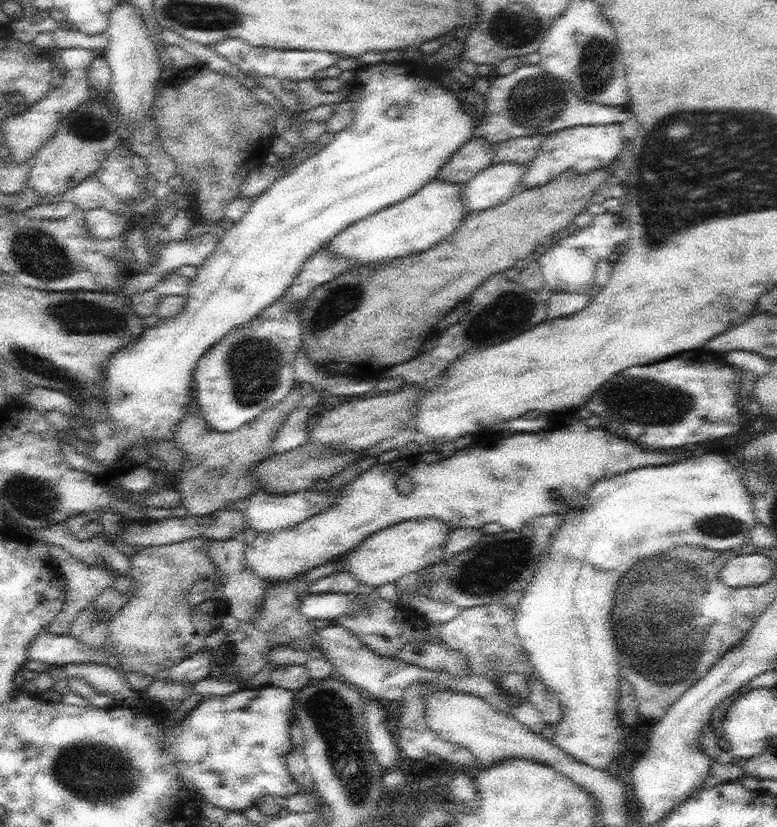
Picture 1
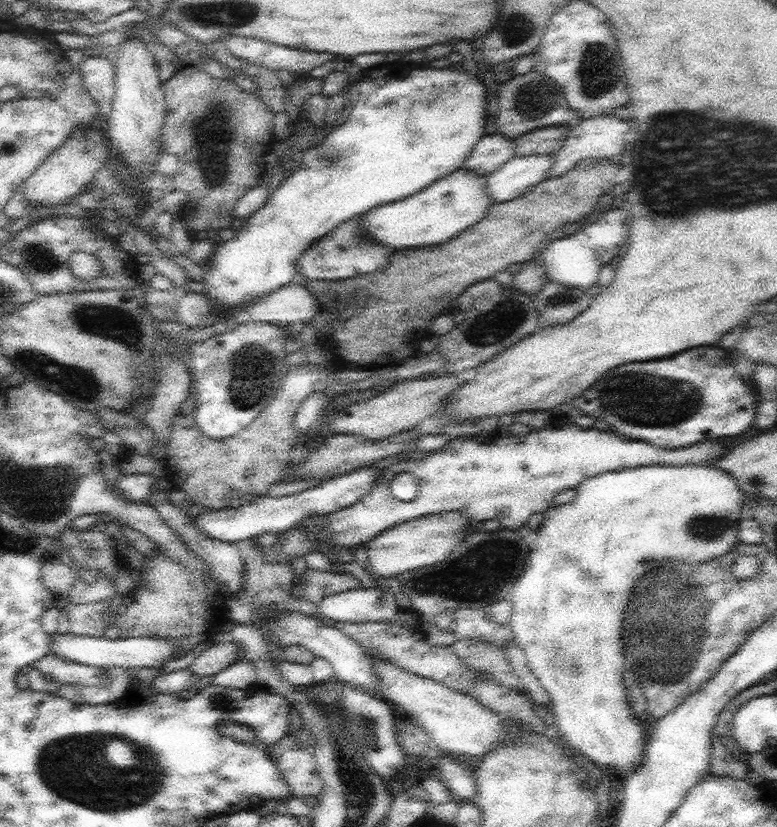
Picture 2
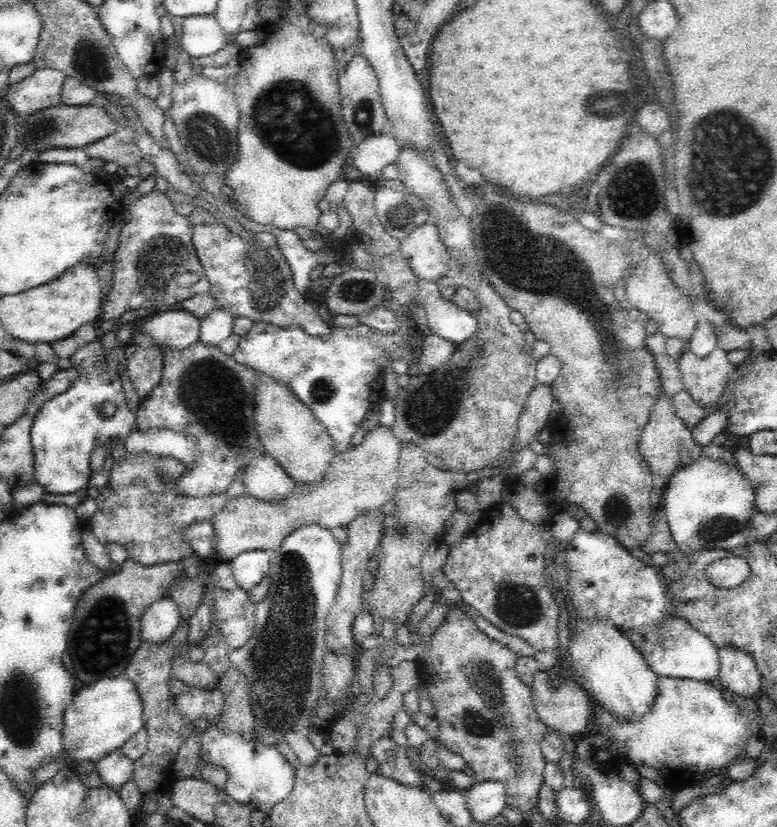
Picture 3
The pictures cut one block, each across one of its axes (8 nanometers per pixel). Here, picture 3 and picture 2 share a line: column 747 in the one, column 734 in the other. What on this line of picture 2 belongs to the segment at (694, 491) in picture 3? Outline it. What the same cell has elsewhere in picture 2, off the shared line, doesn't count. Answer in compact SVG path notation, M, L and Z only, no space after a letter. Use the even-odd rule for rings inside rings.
M690 465L690 466L645 466L633 469L624 469L622 472L606 472L602 476L594 476L590 480L582 482L576 489L578 495L575 499L566 504L550 506L543 513L540 528L533 533L530 550L528 550L526 570L514 584L512 592L507 597L512 604L511 615L509 616L514 641L526 655L528 666L538 677L542 687L549 693L553 705L557 722L559 723L559 734L564 742L580 755L588 757L597 766L612 766L624 770L626 775L632 775L632 771L638 769L642 761L642 754L648 736L644 733L644 724L634 717L631 712L624 678L624 642L622 642L622 618L624 618L624 608L628 602L628 596L632 592L632 584L654 568L664 566L668 560L682 560L682 564L694 565L704 563L713 558L722 556L732 550L738 543L738 524L740 524L740 514L747 508L744 504L745 493L738 486L738 481L728 472L714 467L714 465Z

